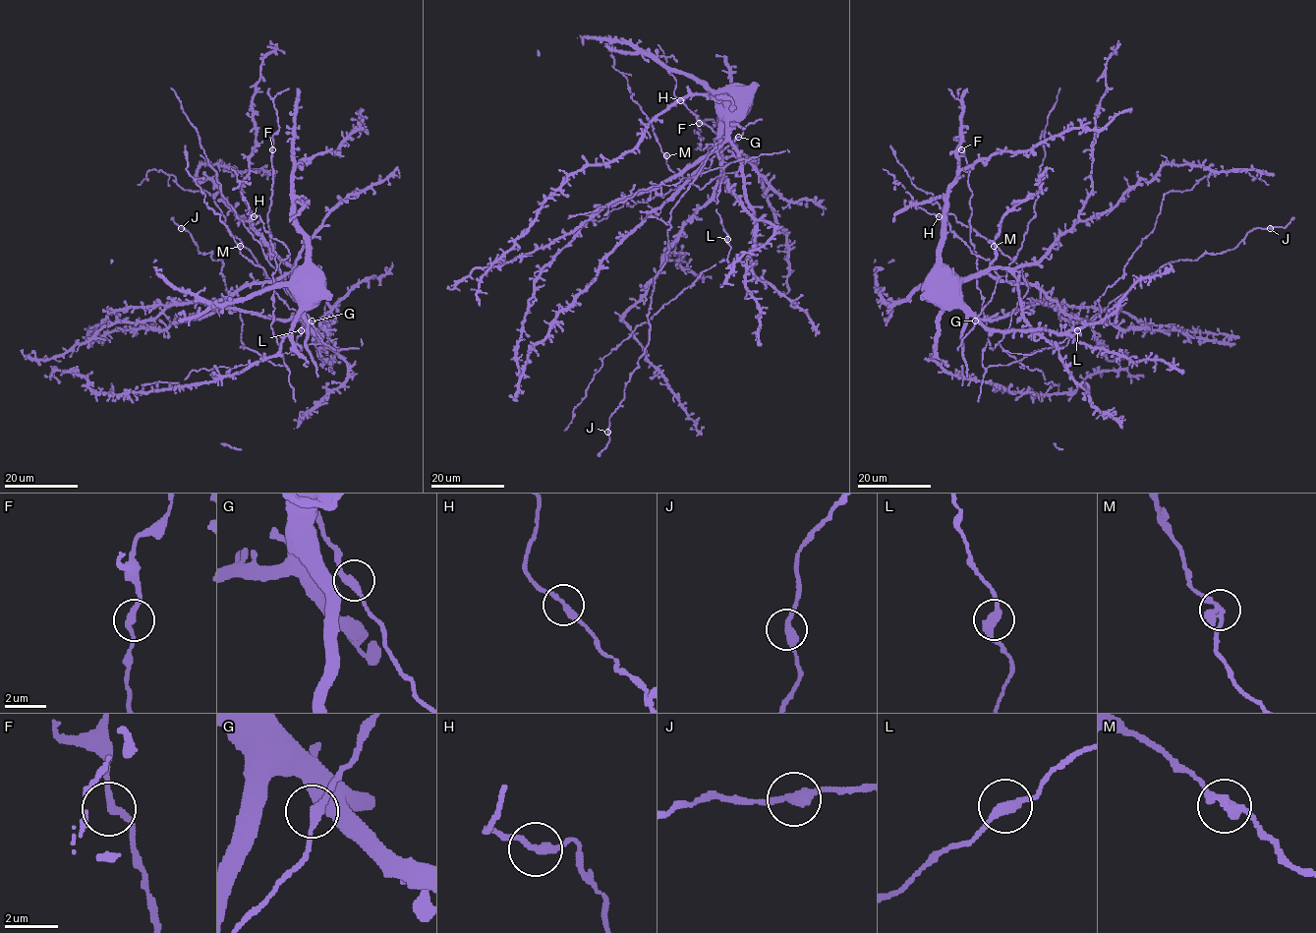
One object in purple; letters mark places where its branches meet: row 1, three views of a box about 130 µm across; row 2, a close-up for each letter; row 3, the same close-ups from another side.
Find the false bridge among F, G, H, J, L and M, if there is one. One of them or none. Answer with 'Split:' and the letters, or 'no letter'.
Split: no letter

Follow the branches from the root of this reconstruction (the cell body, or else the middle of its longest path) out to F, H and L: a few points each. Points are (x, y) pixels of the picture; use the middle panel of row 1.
F: (730, 93), (719, 113), (743, 164), (738, 159), (695, 179), (714, 148), (697, 148), (699, 123)
H: (730, 93), (719, 112), (717, 146), (708, 159), (706, 154), (716, 135), (701, 123), (681, 100)
L: (730, 93), (719, 113), (739, 163), (746, 161), (724, 168), (716, 197), (727, 239)

